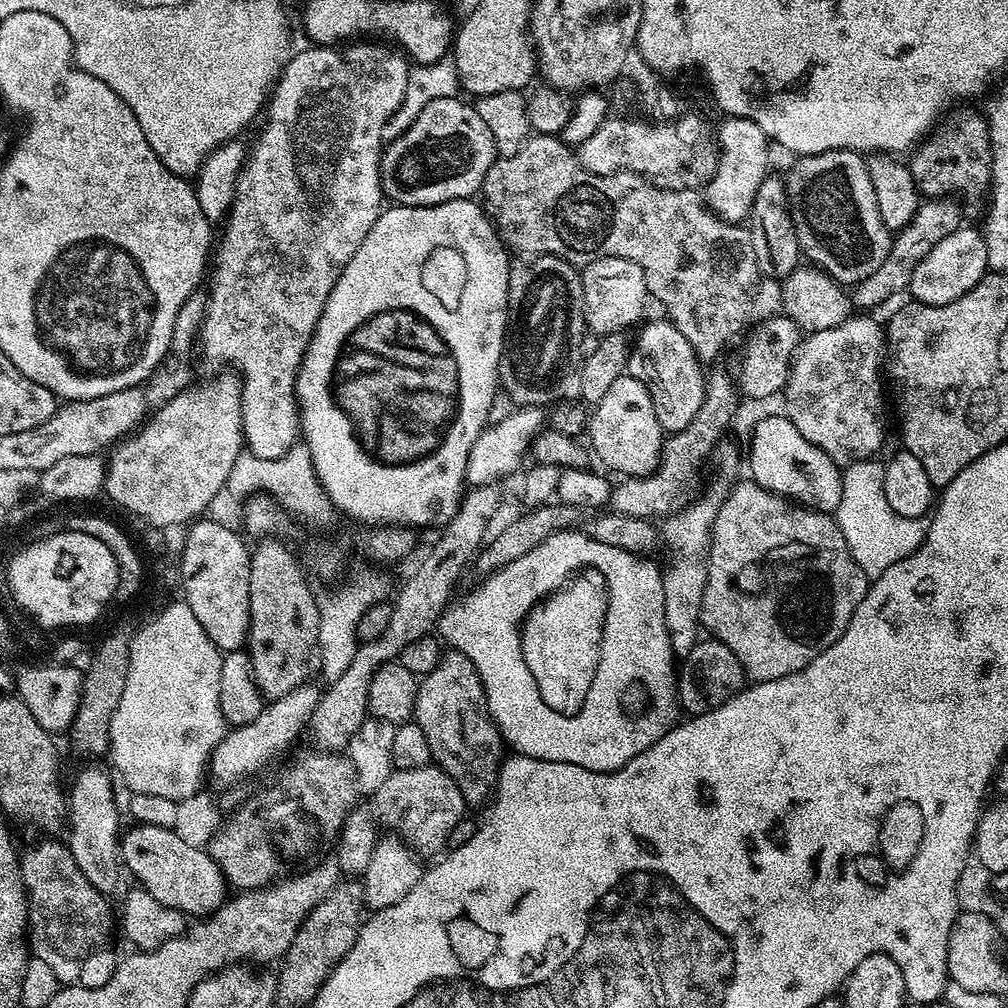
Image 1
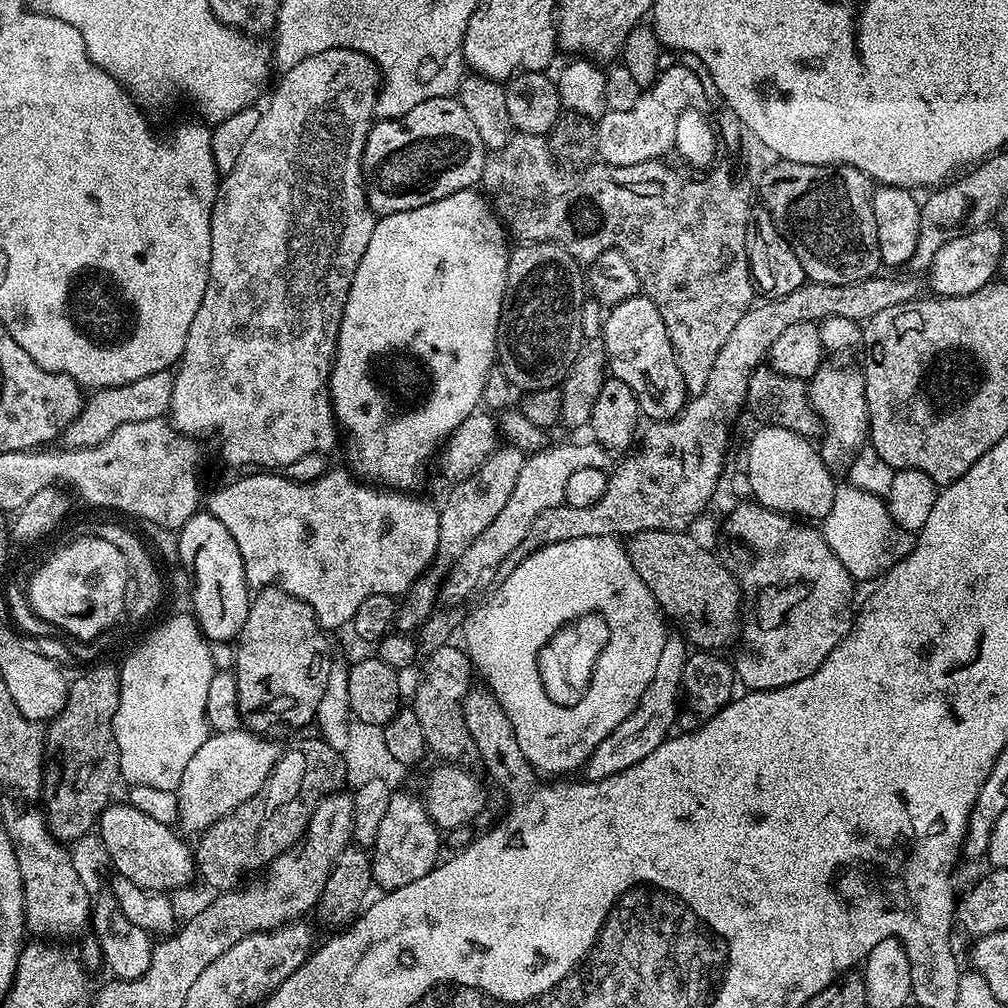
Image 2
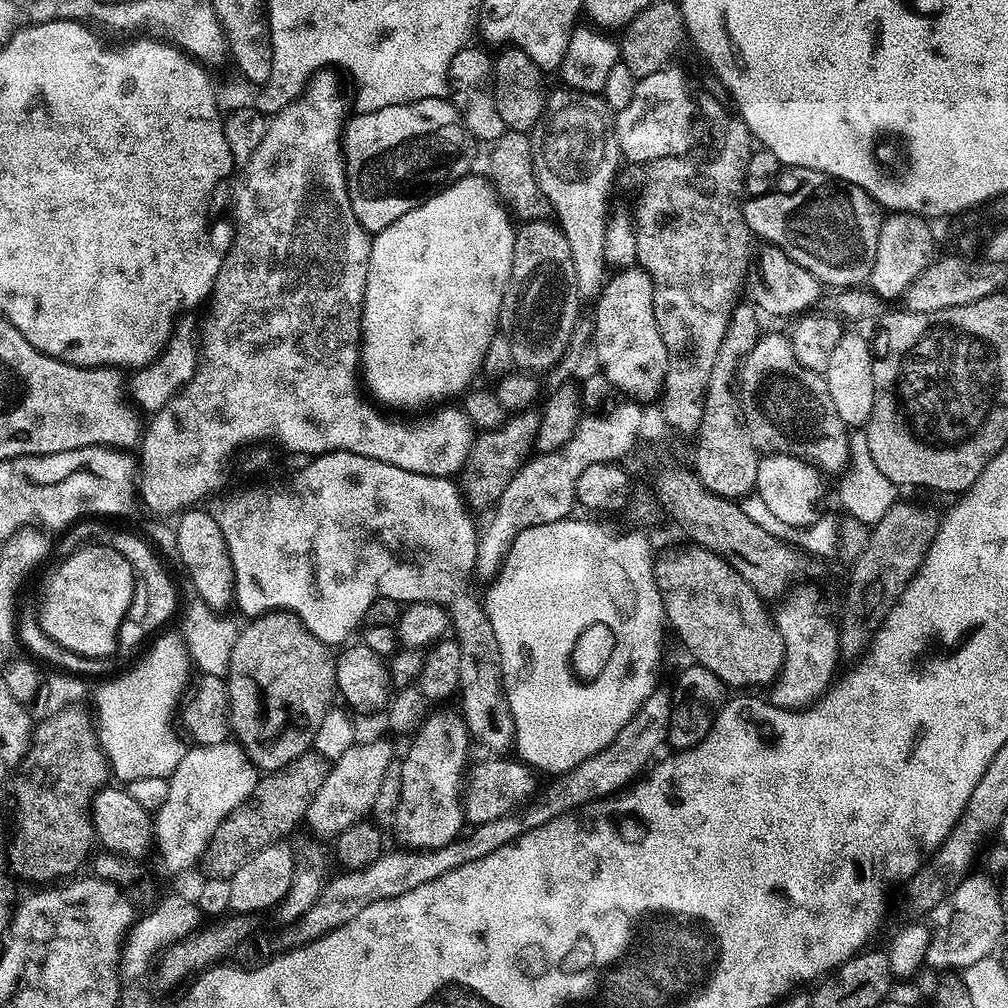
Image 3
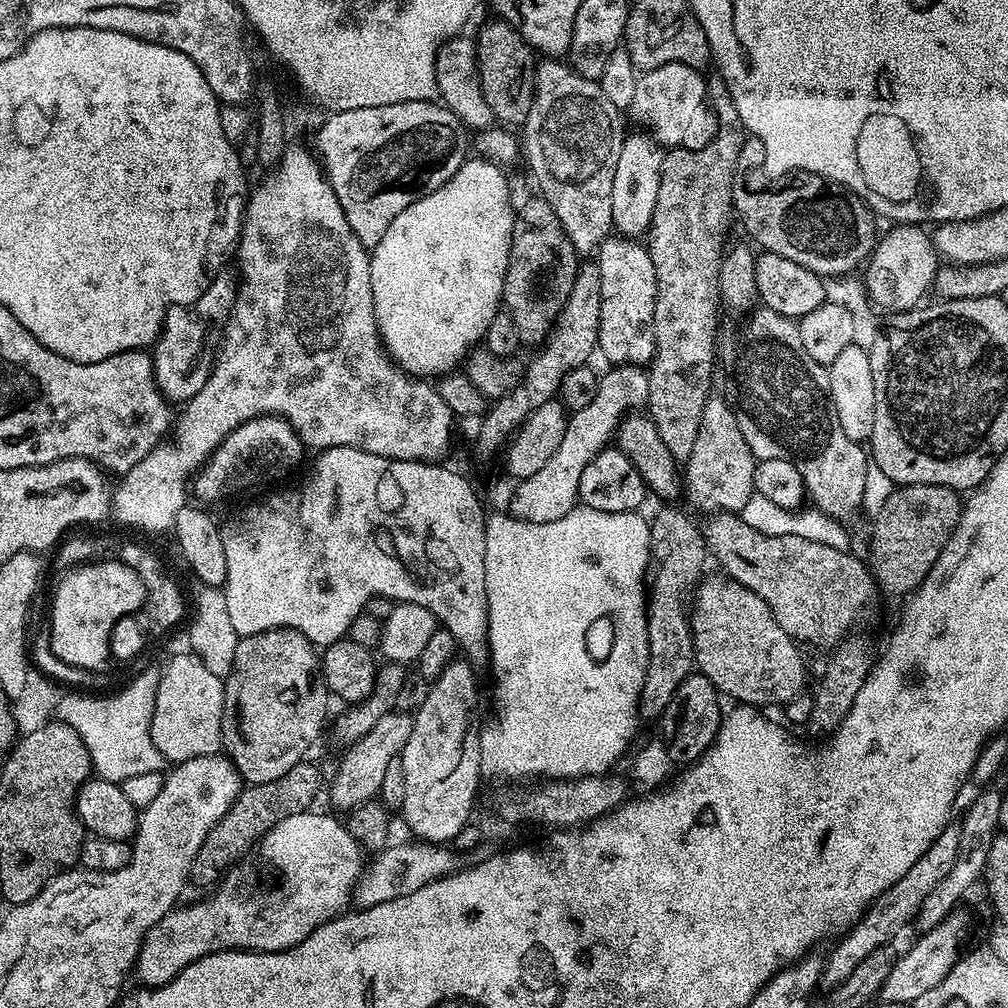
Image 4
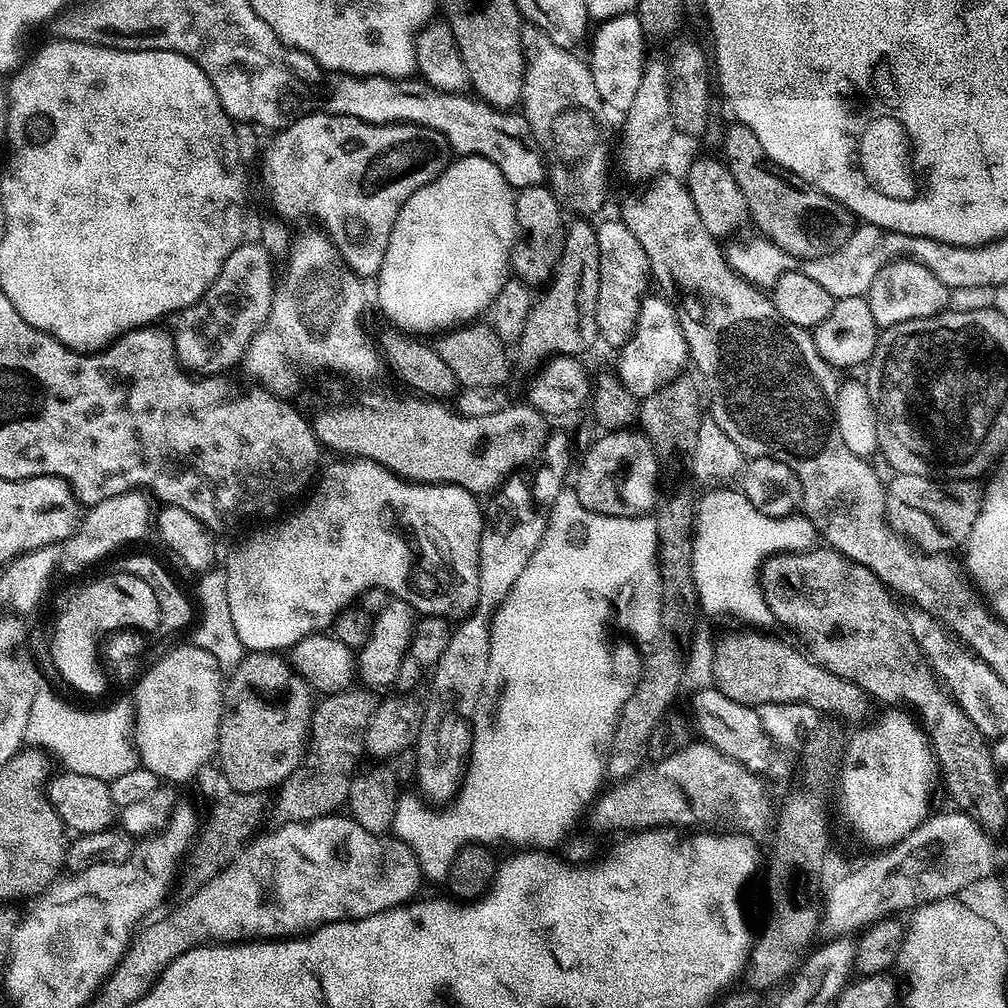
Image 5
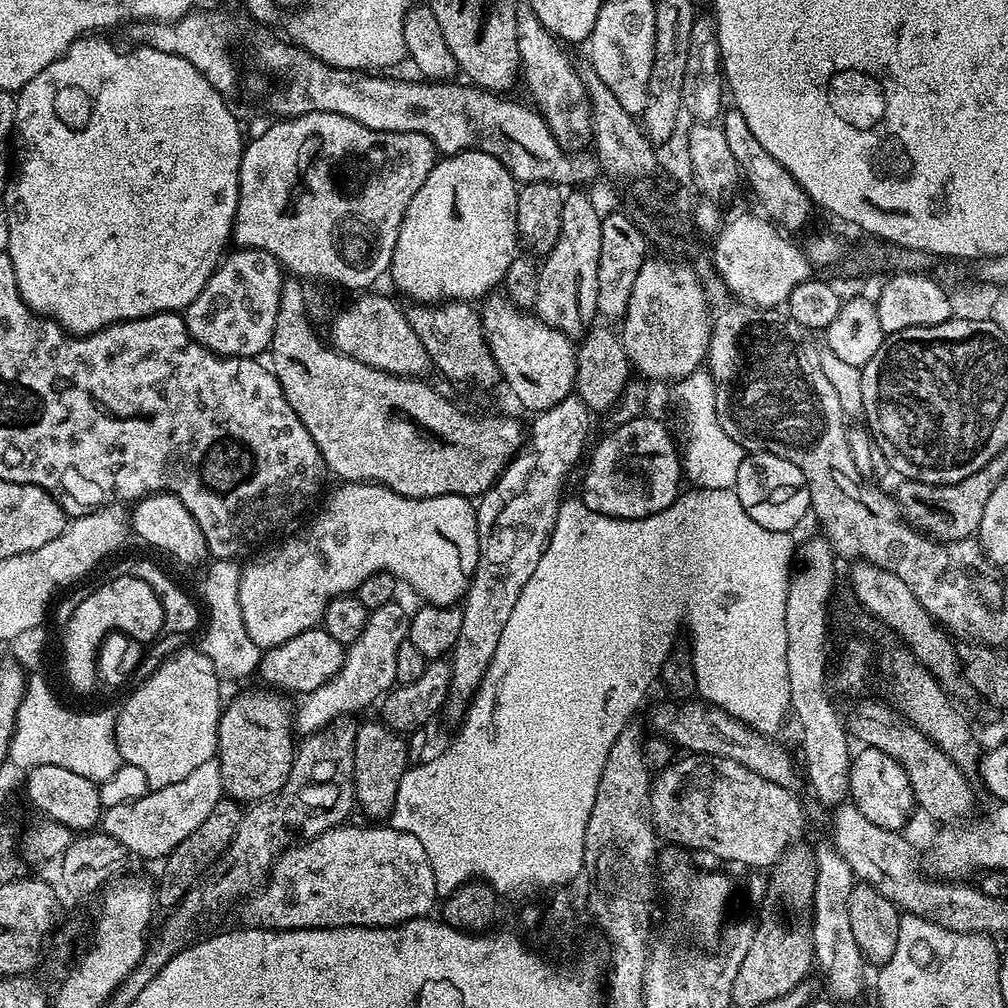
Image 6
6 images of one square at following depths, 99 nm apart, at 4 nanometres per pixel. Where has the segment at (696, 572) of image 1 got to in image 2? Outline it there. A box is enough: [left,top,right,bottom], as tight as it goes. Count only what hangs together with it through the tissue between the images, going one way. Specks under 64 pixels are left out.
[582,635,690,780]

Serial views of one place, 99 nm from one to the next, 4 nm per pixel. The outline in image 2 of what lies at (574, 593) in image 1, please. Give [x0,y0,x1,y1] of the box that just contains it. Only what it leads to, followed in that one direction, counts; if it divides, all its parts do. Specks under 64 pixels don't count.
[538,612,608,704]

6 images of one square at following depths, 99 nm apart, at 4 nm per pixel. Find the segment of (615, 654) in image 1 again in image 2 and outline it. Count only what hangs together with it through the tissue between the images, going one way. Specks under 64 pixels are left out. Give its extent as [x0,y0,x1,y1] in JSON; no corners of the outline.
[462,536,666,773]

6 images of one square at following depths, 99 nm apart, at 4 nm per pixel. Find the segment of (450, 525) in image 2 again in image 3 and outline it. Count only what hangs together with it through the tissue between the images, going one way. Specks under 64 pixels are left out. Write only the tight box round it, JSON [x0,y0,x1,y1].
[458,410,540,510]

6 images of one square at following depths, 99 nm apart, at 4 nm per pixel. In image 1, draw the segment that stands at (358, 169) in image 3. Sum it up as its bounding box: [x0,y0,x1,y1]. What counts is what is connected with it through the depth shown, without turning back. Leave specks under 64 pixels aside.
[380,96,497,208]

